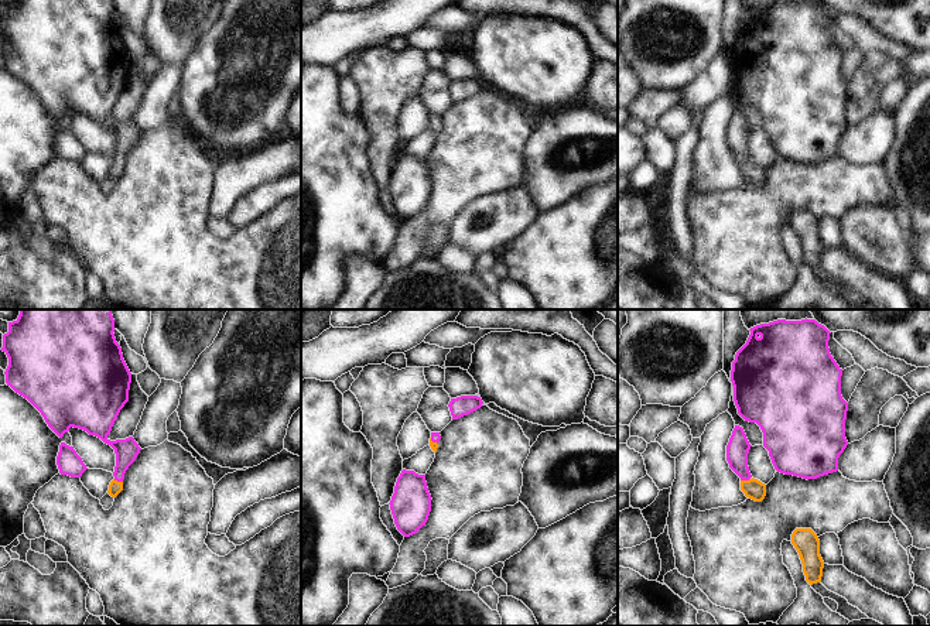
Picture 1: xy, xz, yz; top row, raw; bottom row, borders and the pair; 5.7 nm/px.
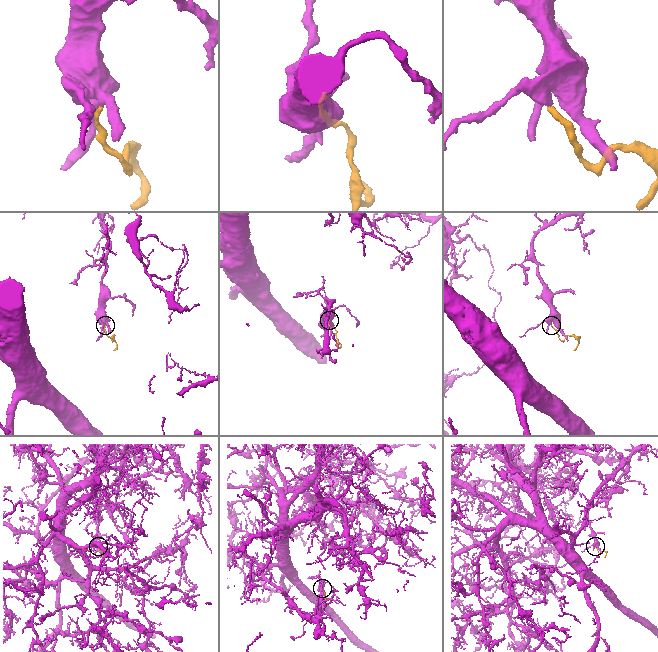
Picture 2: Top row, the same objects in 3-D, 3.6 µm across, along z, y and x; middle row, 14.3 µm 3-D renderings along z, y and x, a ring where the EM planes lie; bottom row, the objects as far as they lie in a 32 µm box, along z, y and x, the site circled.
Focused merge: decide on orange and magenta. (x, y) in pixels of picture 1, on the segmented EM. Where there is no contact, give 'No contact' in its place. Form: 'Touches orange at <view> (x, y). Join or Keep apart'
Touches orange at yz (745, 481). Join.

